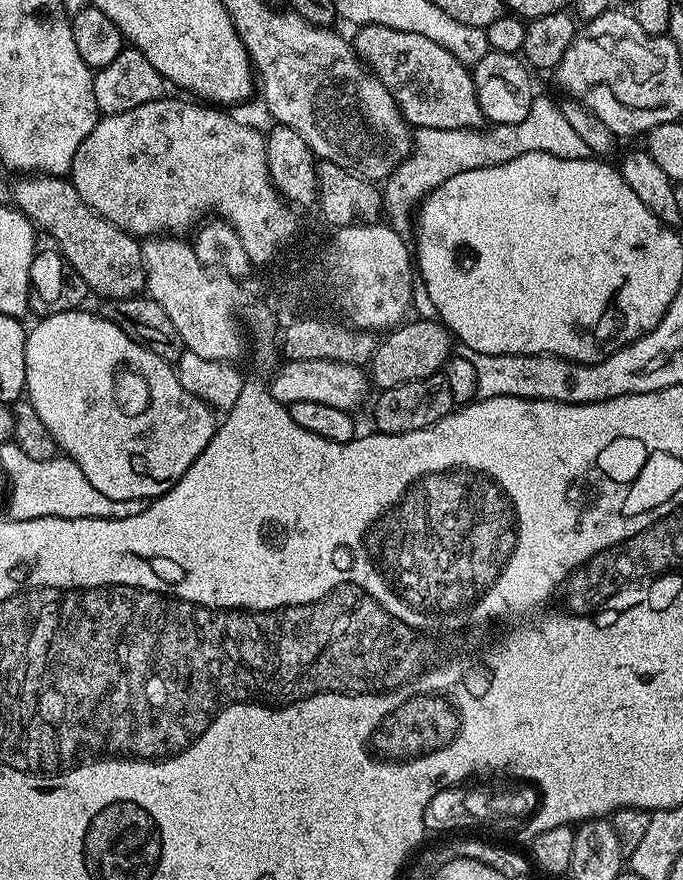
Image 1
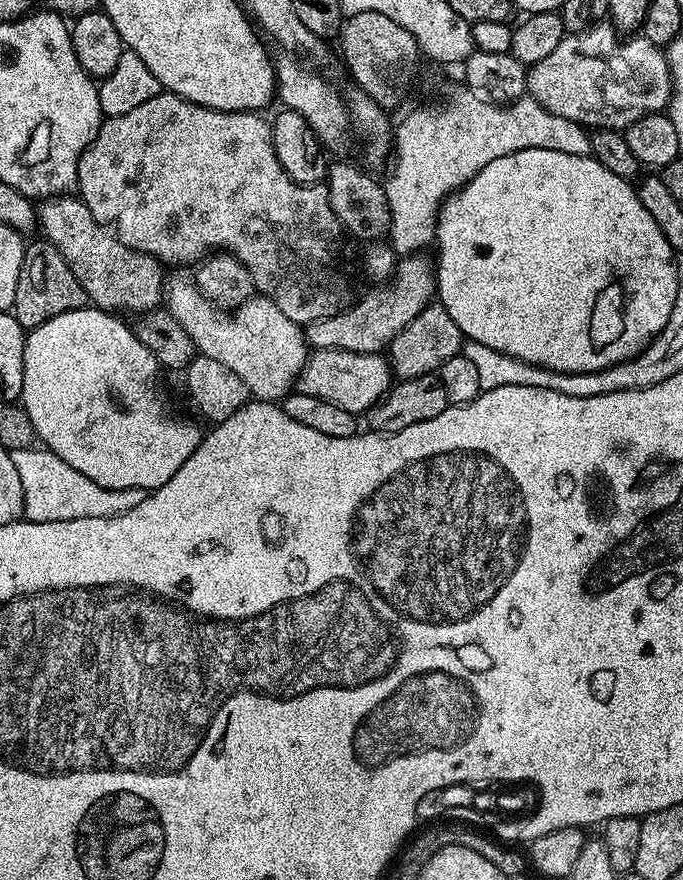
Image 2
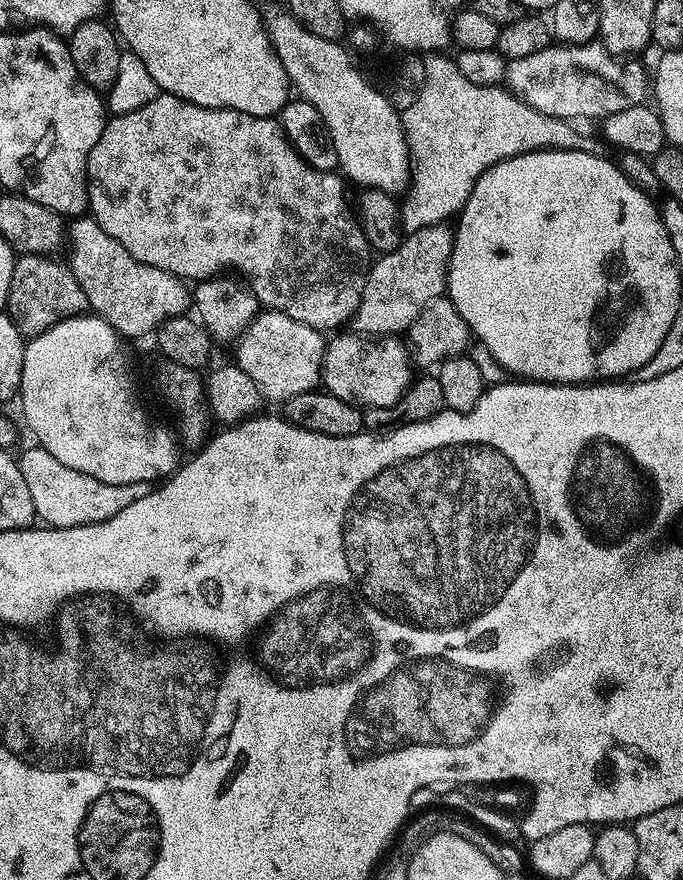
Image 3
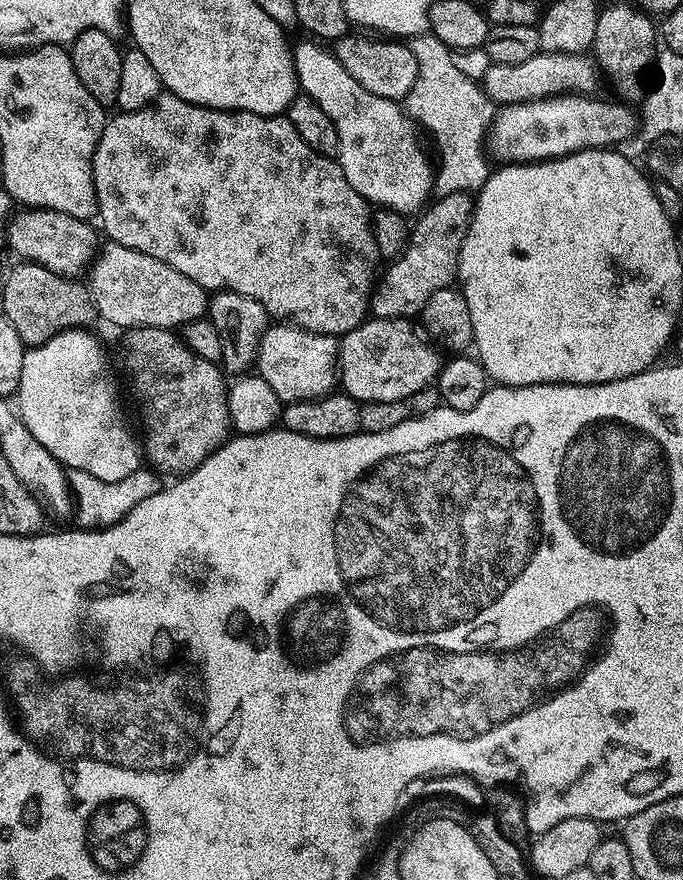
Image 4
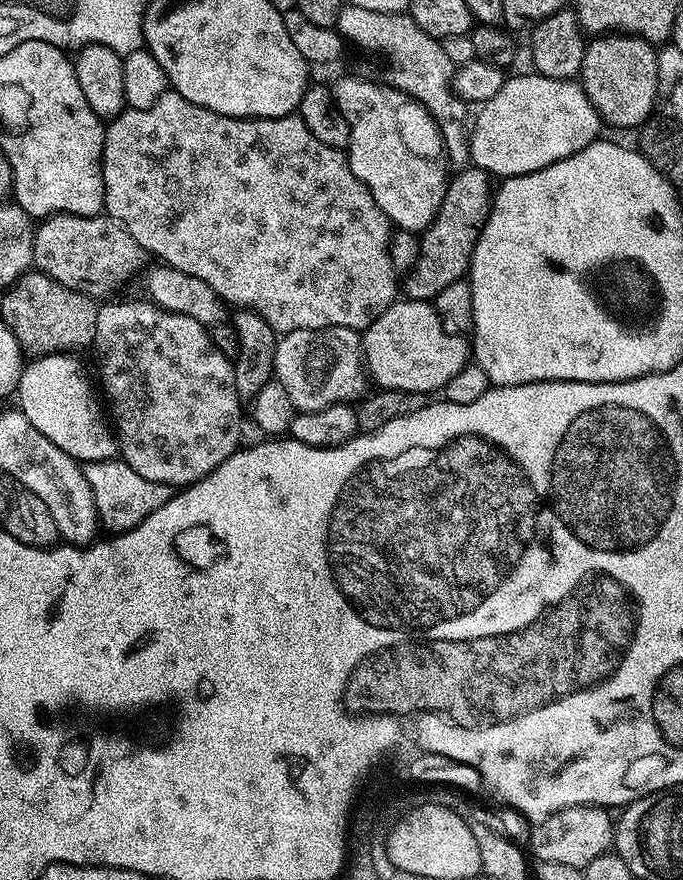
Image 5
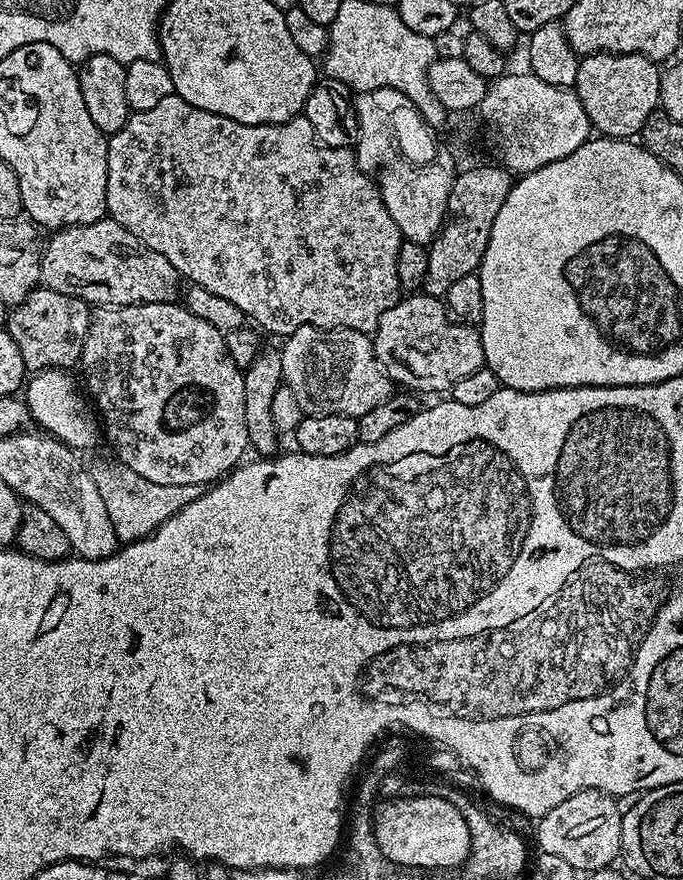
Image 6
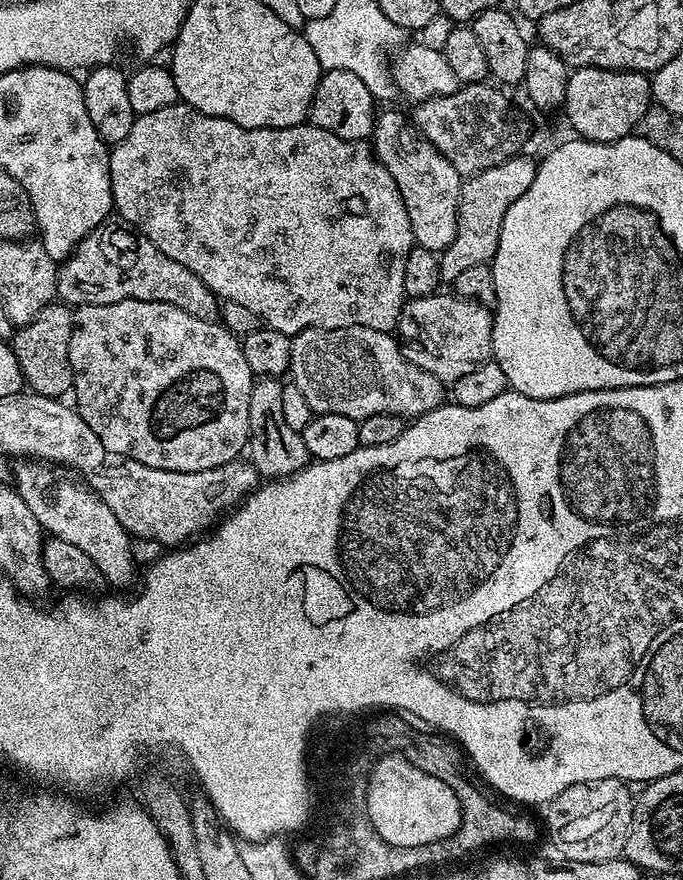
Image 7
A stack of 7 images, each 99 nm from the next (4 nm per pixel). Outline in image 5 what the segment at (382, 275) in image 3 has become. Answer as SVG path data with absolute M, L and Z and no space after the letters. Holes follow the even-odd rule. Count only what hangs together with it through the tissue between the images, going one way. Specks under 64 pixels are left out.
M464 166L459 169L460 172L451 177L448 181L448 189L446 194L442 198L442 206L438 210L438 214L432 220L432 225L429 228L425 228L422 235L420 236L420 249L418 250L418 262L414 262L414 266L410 271L403 277L402 280L402 292L405 297L409 300L427 300L429 302L435 301L438 294L442 294L442 290L446 290L446 286L450 286L450 282L458 282L459 280L465 279L468 275L468 269L472 266L472 255L474 254L474 246L478 242L478 238L482 234L482 230L486 226L488 221L488 215L492 209L492 197L494 195L494 180L493 177L489 176L488 173L475 166Z

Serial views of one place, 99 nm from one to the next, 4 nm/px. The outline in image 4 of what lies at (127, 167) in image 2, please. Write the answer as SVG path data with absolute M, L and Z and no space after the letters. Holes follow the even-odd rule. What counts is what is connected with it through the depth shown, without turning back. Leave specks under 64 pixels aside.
M164 90L164 91L161 91L161 93L160 93L160 95L159 95L159 96L157 96L157 97L156 97L156 100L155 100L155 102L153 102L153 103L152 103L152 104L147 104L147 105L146 105L146 107L144 107L144 108L143 108L143 109L142 109L142 110L134 110L134 111L133 111L133 112L122 112L122 111L117 111L117 112L116 112L116 113L115 113L115 115L116 115L116 117L114 117L114 118L113 118L113 120L112 120L112 117L111 117L111 119L109 119L109 120L108 120L108 121L107 121L107 123L105 123L105 126L104 126L104 129L103 129L103 130L102 130L102 138L98 138L98 146L97 146L97 147L96 147L96 149L95 149L95 150L94 150L94 158L93 158L93 159L92 159L92 177L93 177L93 178L94 178L94 190L95 190L95 191L96 191L96 210L97 210L97 213L98 213L98 221L99 221L99 220L100 220L100 224L101 224L101 225L100 225L100 224L99 224L99 227L100 227L100 228L101 228L101 229L102 229L102 232L103 232L103 228L102 228L102 227L104 227L104 232L105 232L105 234L106 234L106 235L108 235L108 237L107 237L107 239L108 239L108 240L109 240L109 241L111 241L111 243L114 243L114 244L121 244L121 245L122 245L122 246L126 246L126 247L127 247L127 248L129 248L129 249L130 249L130 250L138 250L138 251L139 251L139 252L141 252L141 253L142 253L142 254L150 254L150 258L158 258L158 262L166 262L166 266L174 266L174 270L178 270L178 274L186 274L186 278L194 278L194 282L198 282L198 286L202 286L202 287L203 287L203 288L205 288L205 289L206 289L206 290L211 290L211 291L212 291L212 292L213 292L213 293L218 293L218 292L237 292L237 293L238 293L238 294L246 294L246 298L254 298L254 302L258 302L258 303L259 303L259 304L260 304L260 305L261 305L261 306L262 306L262 307L263 307L263 308L264 308L264 309L266 309L266 311L268 311L268 315L269 315L269 317L272 317L272 318L275 318L275 319L276 319L276 320L277 320L277 321L280 321L280 322L291 322L291 323L292 323L292 324L293 324L293 325L295 325L295 327L297 327L297 328L305 328L305 330L307 330L307 331L308 331L308 332L317 332L317 333L318 333L318 334L326 334L326 335L327 335L327 336L334 336L334 337L337 337L337 338L339 338L339 337L341 337L341 336L345 336L345 335L346 335L346 333L347 333L347 332L349 332L349 331L350 331L350 330L354 330L354 329L355 329L355 328L357 328L357 327L358 327L358 326L359 326L359 324L362 324L362 323L364 323L364 321L365 321L365 319L366 319L366 317L367 317L367 316L368 316L368 315L369 315L369 312L370 312L370 305L371 305L371 303L372 303L372 293L373 293L373 291L374 291L374 285L375 285L375 284L376 284L376 283L377 283L377 280L378 280L378 268L377 268L377 272L376 272L376 264L377 264L377 265L379 265L379 264L380 264L380 263L381 263L381 258L380 258L380 251L379 251L379 250L378 250L378 246L377 246L377 245L376 245L376 243L375 243L375 242L374 242L374 230L373 230L373 229L372 229L372 214L373 214L373 209L372 209L372 208L371 208L371 207L370 207L370 205L369 205L369 203L368 203L368 201L367 201L367 200L365 200L365 198L364 198L364 196L363 196L363 195L362 195L362 194L358 194L358 190L354 190L354 186L350 186L350 182L346 182L346 174L345 174L345 173L344 173L344 172L343 172L343 171L342 171L342 170L341 170L341 169L340 169L340 166L339 166L339 163L337 163L337 161L336 161L336 160L335 160L335 159L333 159L333 157L330 157L330 156L322 156L322 155L320 155L320 153L319 153L319 152L315 152L315 150L314 150L314 149L312 149L312 148L311 148L311 146L309 146L309 144L307 144L307 143L306 143L306 142L305 142L305 141L304 141L304 139L303 139L303 138L302 138L302 134L298 134L298 130L294 130L294 126L293 126L293 125L292 125L292 123L291 123L291 122L290 122L290 121L289 121L289 120L288 120L288 118L287 118L287 115L284 115L284 114L281 114L281 115L279 115L279 116L263 116L263 115L262 115L262 114L254 114L254 113L253 113L253 112L229 112L229 111L227 111L227 110L225 110L225 109L222 109L222 108L202 108L202 107L199 107L199 106L197 106L197 105L194 105L194 104L191 104L191 103L190 103L190 102L186 102L186 101L185 101L185 100L183 100L183 99L182 99L182 98L178 98L178 97L177 97L177 96L175 96L175 95L174 95L174 93L172 93L172 92L169 92L169 91L167 91L167 90Z

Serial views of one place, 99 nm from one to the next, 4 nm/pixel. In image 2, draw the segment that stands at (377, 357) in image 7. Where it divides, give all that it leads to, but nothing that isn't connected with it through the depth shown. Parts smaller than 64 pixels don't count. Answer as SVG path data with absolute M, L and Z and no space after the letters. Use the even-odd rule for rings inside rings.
M169 275L166 280L166 311L178 318L199 355L214 358L214 362L222 362L222 366L234 370L257 400L283 401L293 391L310 355L305 329L290 322L274 302L259 294L253 295L233 312L218 310L198 290L195 279Z

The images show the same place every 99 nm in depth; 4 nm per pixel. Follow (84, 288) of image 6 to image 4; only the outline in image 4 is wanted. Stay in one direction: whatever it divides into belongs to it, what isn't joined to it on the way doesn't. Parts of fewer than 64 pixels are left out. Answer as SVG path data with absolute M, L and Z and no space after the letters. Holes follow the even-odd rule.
M29 208L17 211L9 219L6 244L20 255L17 257L21 261L46 266L46 270L54 270L54 274L59 276L80 278L91 269L92 261L98 255L97 229L92 229L92 226L89 221L62 214L58 210Z

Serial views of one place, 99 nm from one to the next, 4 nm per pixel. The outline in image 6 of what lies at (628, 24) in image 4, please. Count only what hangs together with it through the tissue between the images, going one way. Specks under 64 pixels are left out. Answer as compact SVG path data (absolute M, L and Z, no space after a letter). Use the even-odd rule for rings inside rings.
M595 52L581 59L574 91L582 102L582 110L586 110L586 118L601 137L632 138L642 131L644 123L650 119L653 112L660 108L661 75L661 65L642 54Z

